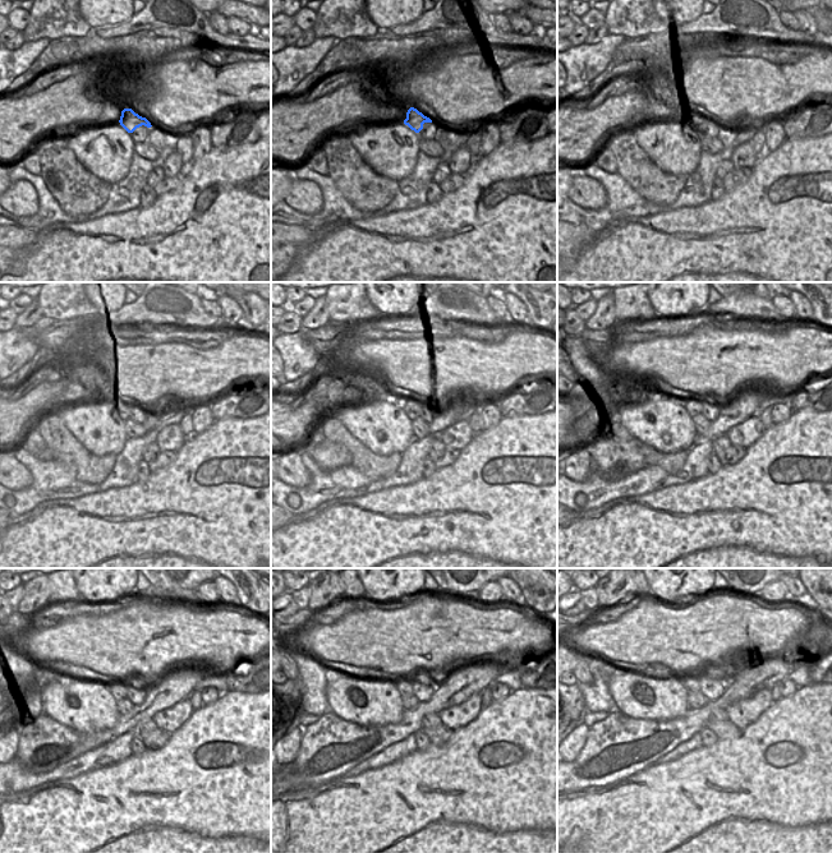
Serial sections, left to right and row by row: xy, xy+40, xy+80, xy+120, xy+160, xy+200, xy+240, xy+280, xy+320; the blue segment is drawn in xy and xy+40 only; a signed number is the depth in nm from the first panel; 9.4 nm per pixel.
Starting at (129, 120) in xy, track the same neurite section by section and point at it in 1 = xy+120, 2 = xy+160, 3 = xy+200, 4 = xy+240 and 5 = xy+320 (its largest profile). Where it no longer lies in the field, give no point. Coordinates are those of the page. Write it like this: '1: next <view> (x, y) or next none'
1: next xy+120 (122, 406)
2: next xy+160 (409, 406)
3: next xy+200 (693, 405)
4: next xy+240 (118, 688)
5: next xy+320 (692, 678)

